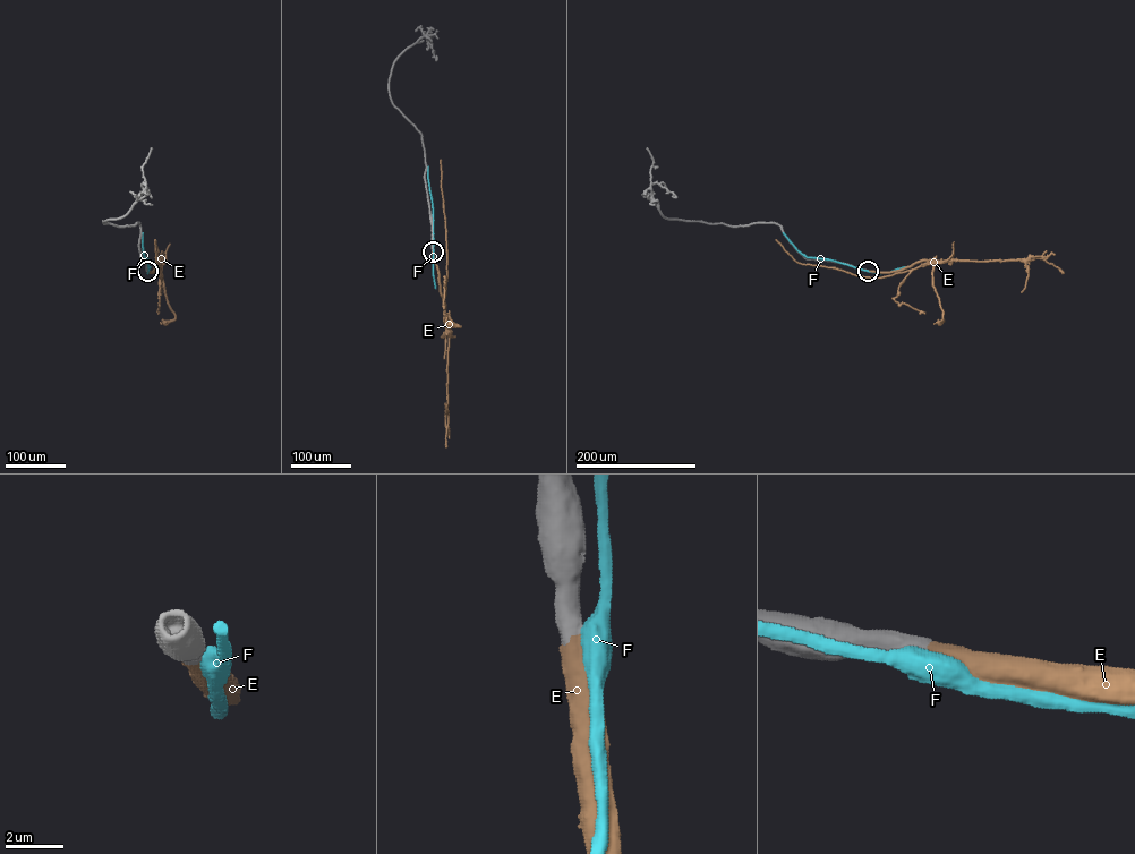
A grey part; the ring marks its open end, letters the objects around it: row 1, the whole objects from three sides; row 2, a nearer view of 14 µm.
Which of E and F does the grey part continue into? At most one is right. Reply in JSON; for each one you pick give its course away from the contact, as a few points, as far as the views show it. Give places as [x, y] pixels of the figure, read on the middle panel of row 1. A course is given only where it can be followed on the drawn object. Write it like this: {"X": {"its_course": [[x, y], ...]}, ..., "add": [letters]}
{"E": {"its_course": [[433, 252], [444, 313], [460, 326], [450, 324]]}, "add": ["E"]}

